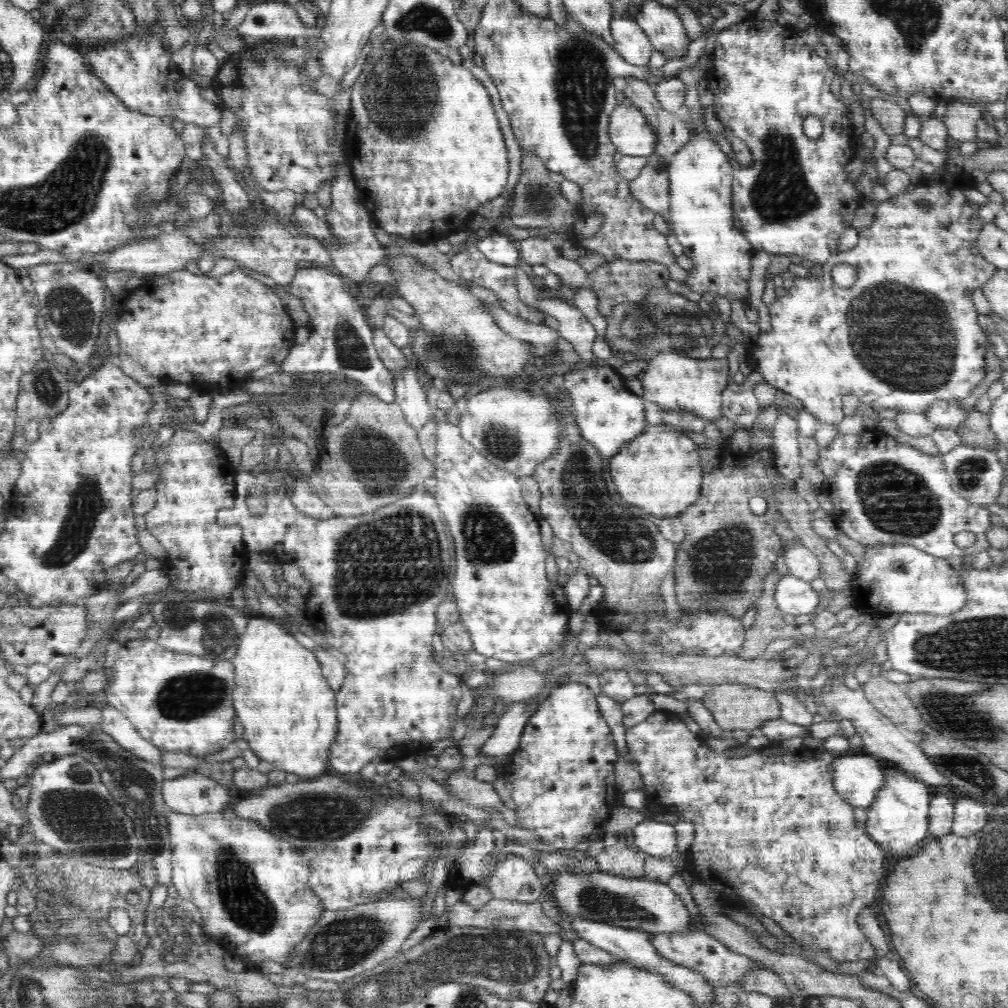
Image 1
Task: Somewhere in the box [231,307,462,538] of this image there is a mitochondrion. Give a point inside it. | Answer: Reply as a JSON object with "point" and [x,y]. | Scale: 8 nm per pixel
{"point":[373,457]}

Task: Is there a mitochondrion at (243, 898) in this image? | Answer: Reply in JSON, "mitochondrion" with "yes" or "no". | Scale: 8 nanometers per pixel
{"mitochondrion":"yes"}

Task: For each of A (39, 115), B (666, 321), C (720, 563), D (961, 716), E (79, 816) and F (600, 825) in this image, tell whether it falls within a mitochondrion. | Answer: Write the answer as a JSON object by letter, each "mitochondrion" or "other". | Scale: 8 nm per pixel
{"A":"other","B":"mitochondrion","C":"mitochondrion","D":"mitochondrion","E":"mitochondrion","F":"other"}

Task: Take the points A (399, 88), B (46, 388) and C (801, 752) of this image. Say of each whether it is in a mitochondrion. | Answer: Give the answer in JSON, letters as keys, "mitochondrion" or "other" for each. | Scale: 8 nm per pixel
{"A":"mitochondrion","B":"mitochondrion","C":"other"}

